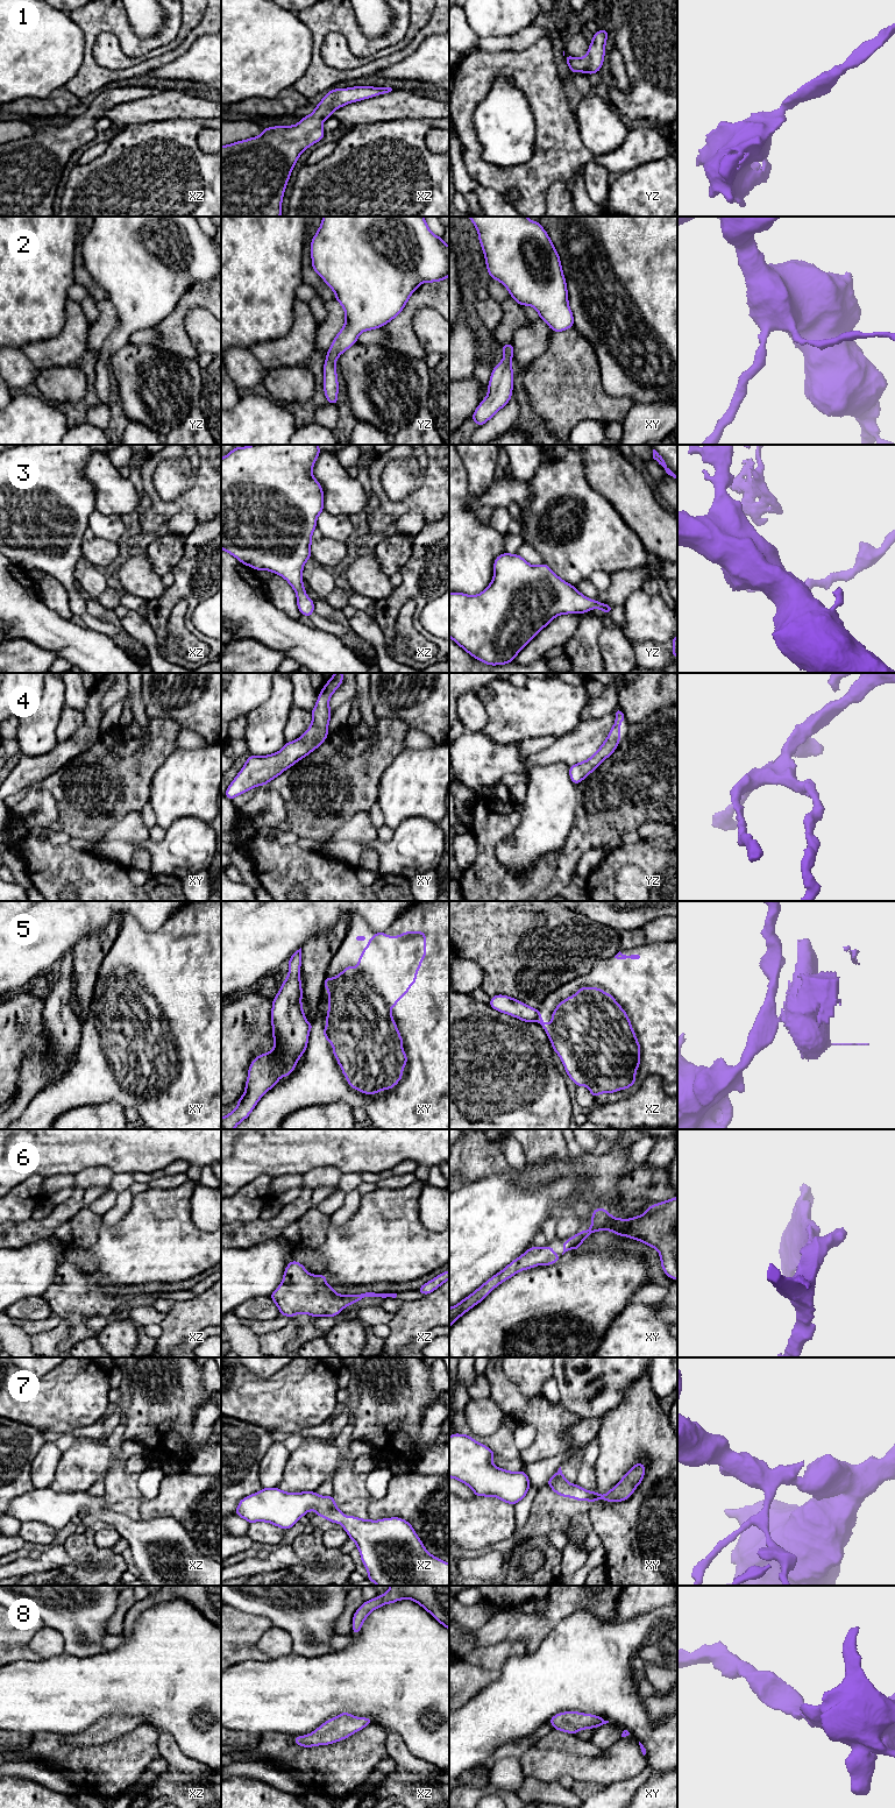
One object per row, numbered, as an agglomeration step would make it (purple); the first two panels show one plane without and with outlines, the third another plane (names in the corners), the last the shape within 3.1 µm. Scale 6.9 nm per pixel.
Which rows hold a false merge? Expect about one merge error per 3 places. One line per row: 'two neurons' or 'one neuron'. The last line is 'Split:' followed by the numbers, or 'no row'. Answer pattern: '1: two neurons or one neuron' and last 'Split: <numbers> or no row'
1: one neuron
2: one neuron
3: one neuron
4: one neuron
5: two neurons
6: one neuron
7: one neuron
8: one neuron
Split: 5

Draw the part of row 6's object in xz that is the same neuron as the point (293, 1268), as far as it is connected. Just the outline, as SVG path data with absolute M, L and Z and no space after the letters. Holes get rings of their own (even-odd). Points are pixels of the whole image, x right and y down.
M292 1260L285 1268L283 1282L269 1296L277 1305L282 1316L293 1317L298 1313L308 1316L334 1317L350 1304L367 1297L392 1297L397 1293L365 1292L361 1295L339 1295L327 1285L326 1275L312 1275L305 1267Z

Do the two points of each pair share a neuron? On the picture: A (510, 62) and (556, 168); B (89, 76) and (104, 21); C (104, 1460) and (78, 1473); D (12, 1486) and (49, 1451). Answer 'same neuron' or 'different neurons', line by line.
A: same neuron
B: same neuron
C: same neuron
D: different neurons

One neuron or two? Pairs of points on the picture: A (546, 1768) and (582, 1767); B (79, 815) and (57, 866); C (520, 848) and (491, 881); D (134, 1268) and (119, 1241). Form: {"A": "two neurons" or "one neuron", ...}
{"A": "one neuron", "B": "two neurons", "C": "two neurons", "D": "one neuron"}

